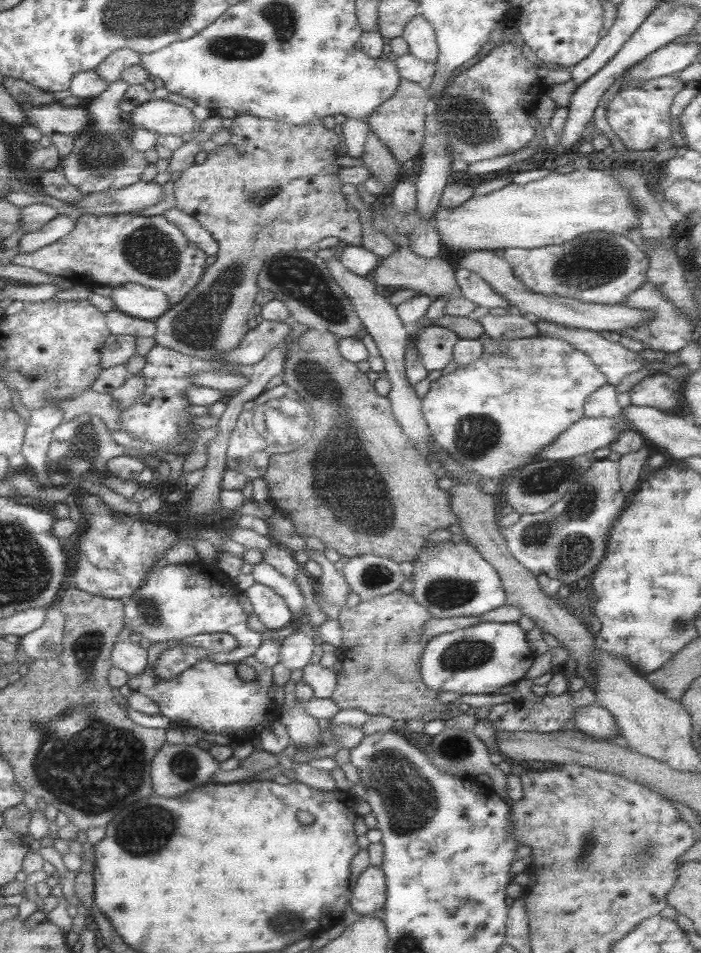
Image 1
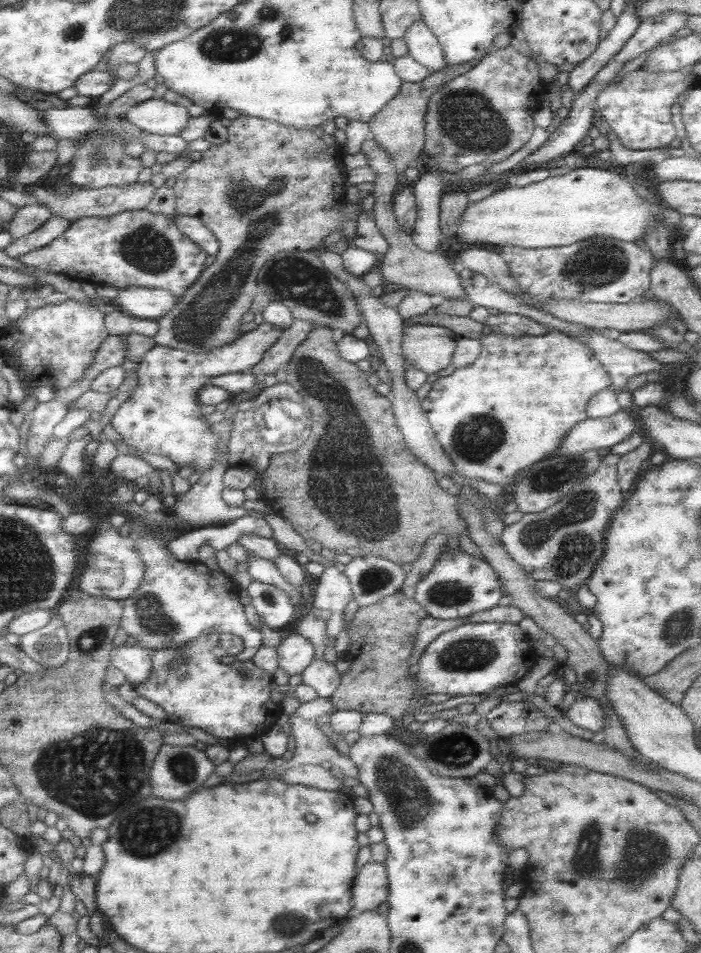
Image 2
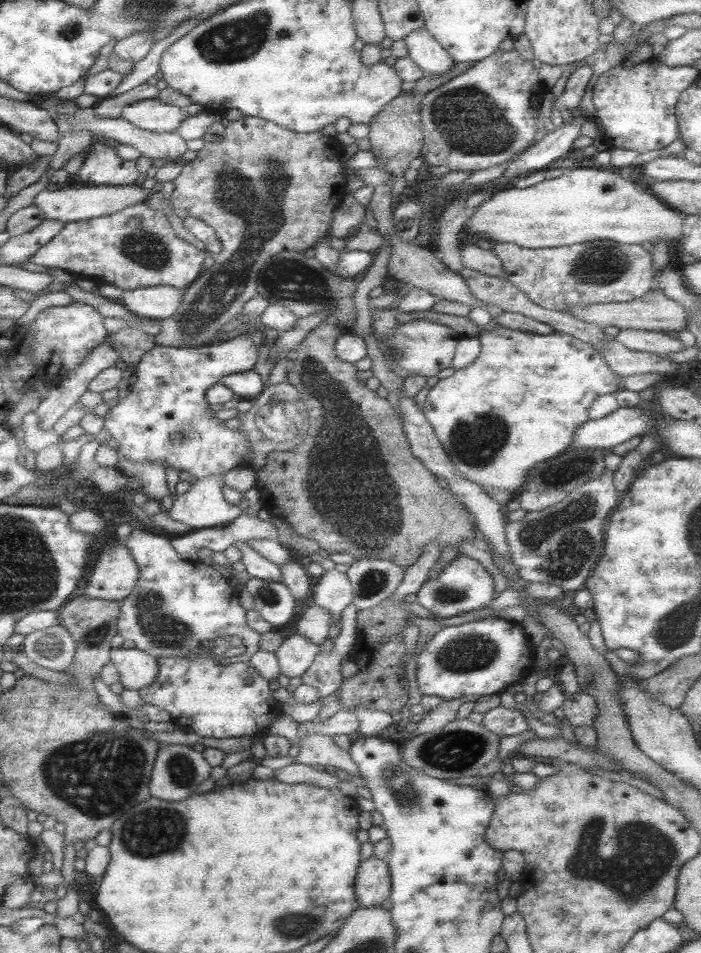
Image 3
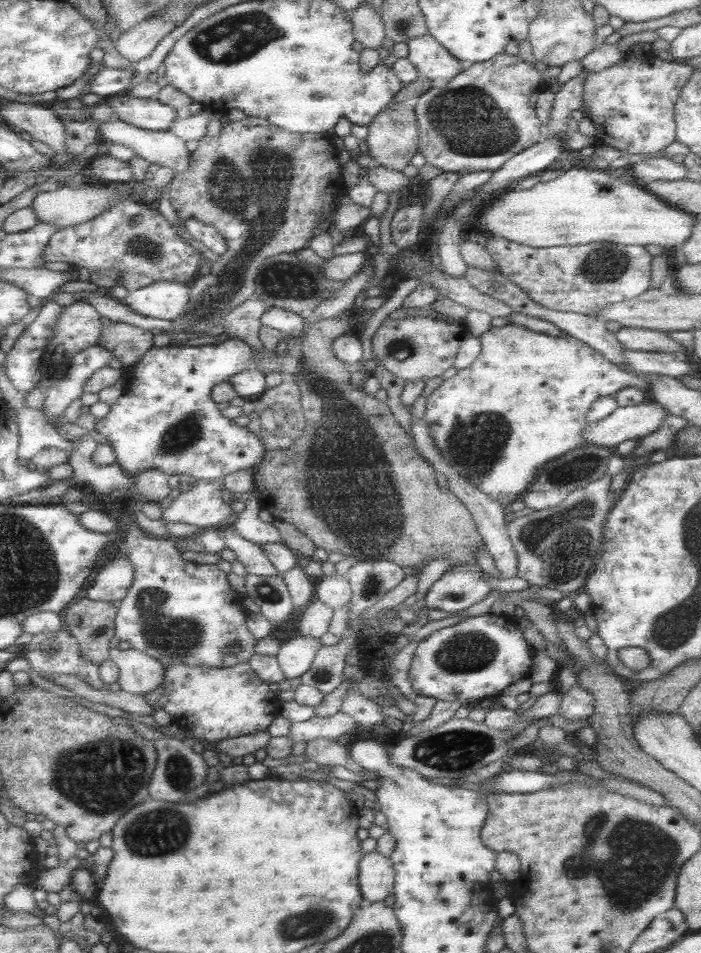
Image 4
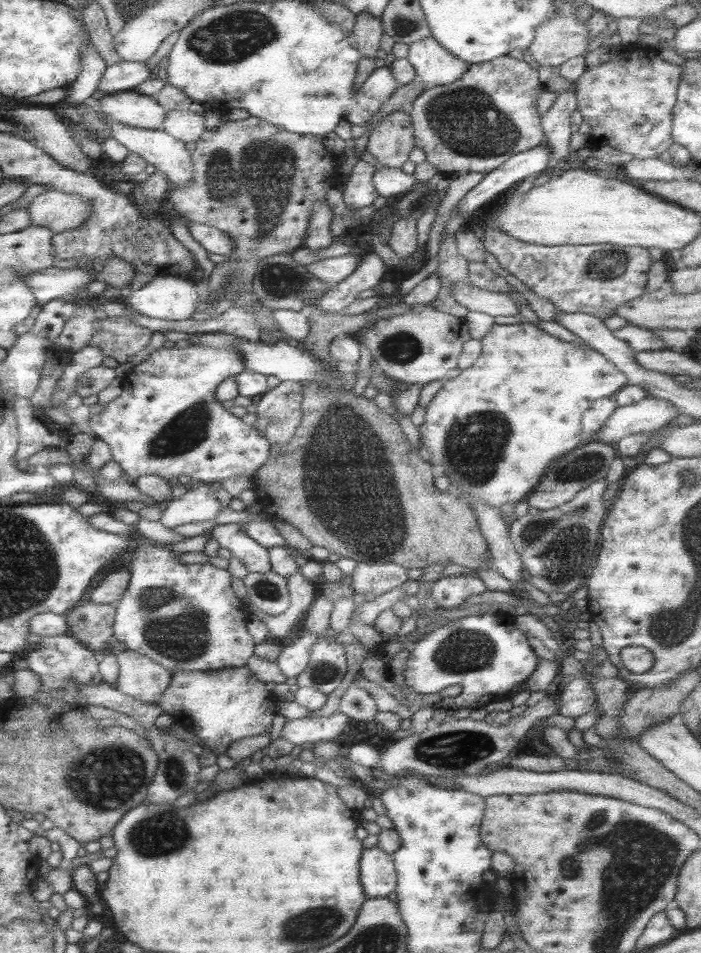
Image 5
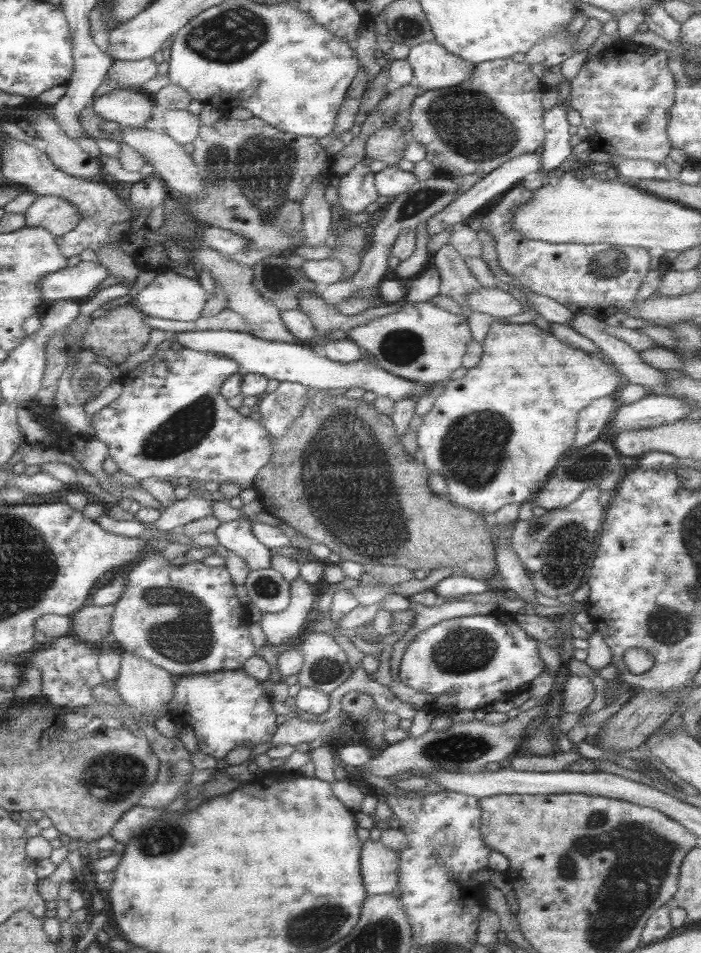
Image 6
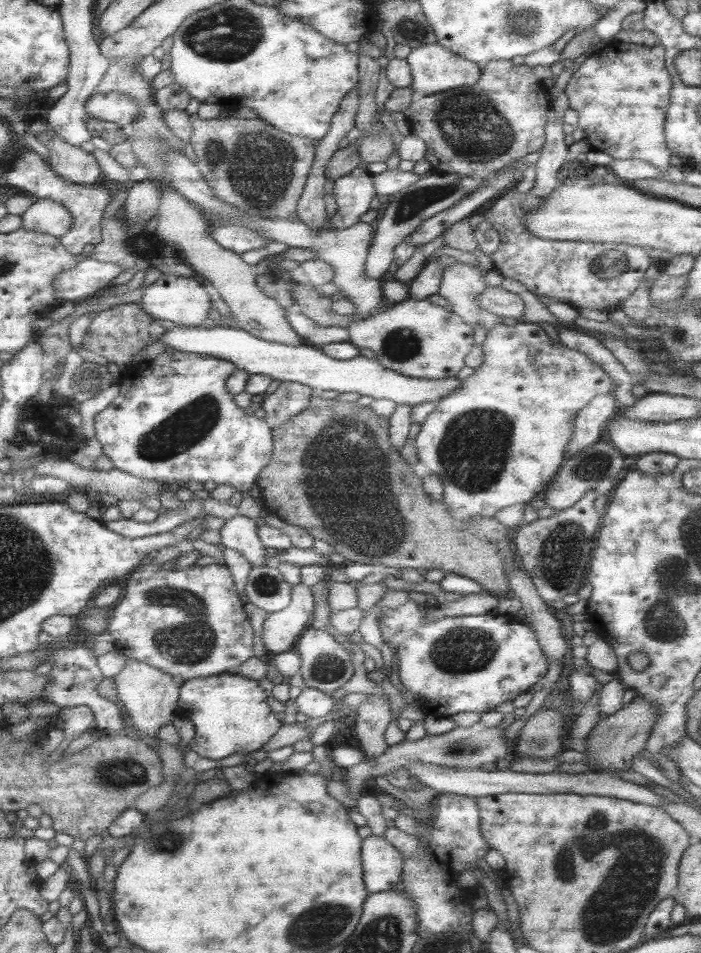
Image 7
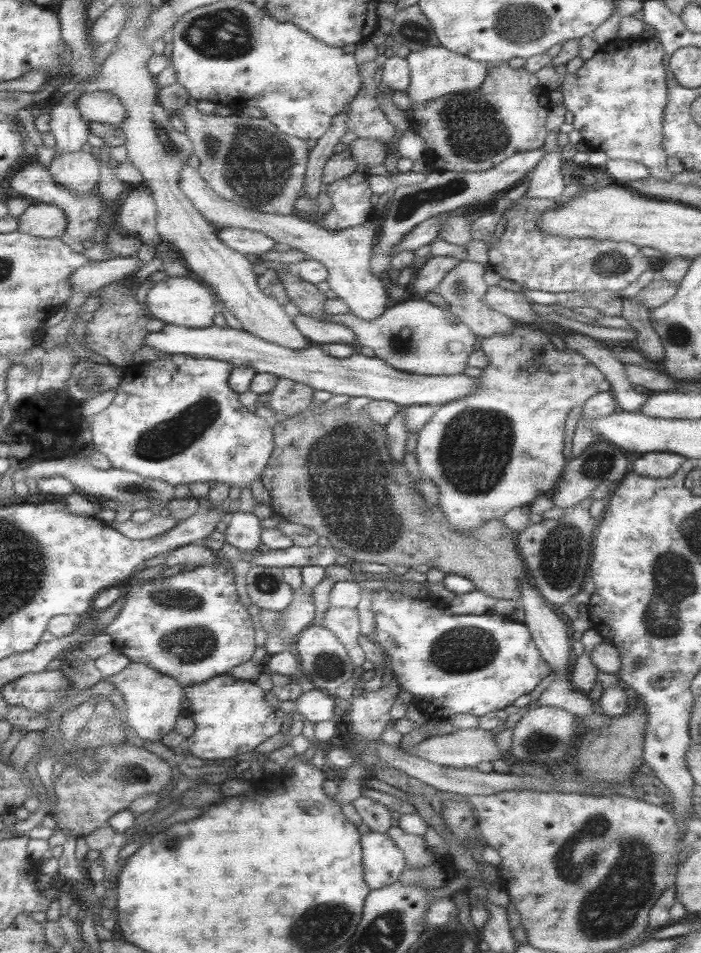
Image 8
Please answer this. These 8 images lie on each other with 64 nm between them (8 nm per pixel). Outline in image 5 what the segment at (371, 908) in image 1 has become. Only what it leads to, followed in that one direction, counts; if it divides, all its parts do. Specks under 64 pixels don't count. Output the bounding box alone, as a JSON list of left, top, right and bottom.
[360,846,397,898]

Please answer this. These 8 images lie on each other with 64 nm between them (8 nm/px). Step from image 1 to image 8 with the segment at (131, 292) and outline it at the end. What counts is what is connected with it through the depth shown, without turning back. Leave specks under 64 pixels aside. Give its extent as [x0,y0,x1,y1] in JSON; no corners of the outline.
[146,275,219,329]

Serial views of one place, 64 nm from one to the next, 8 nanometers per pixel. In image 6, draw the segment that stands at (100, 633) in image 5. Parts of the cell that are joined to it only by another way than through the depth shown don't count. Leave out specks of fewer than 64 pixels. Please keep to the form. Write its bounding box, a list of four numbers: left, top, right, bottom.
[70,603,114,649]

